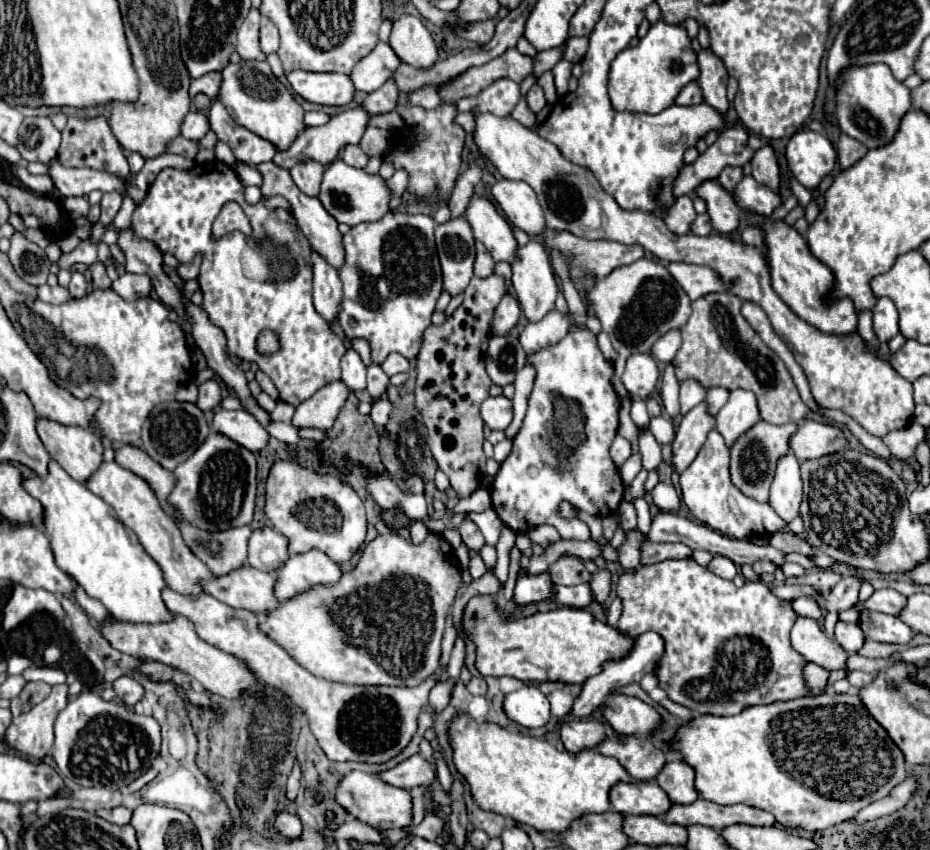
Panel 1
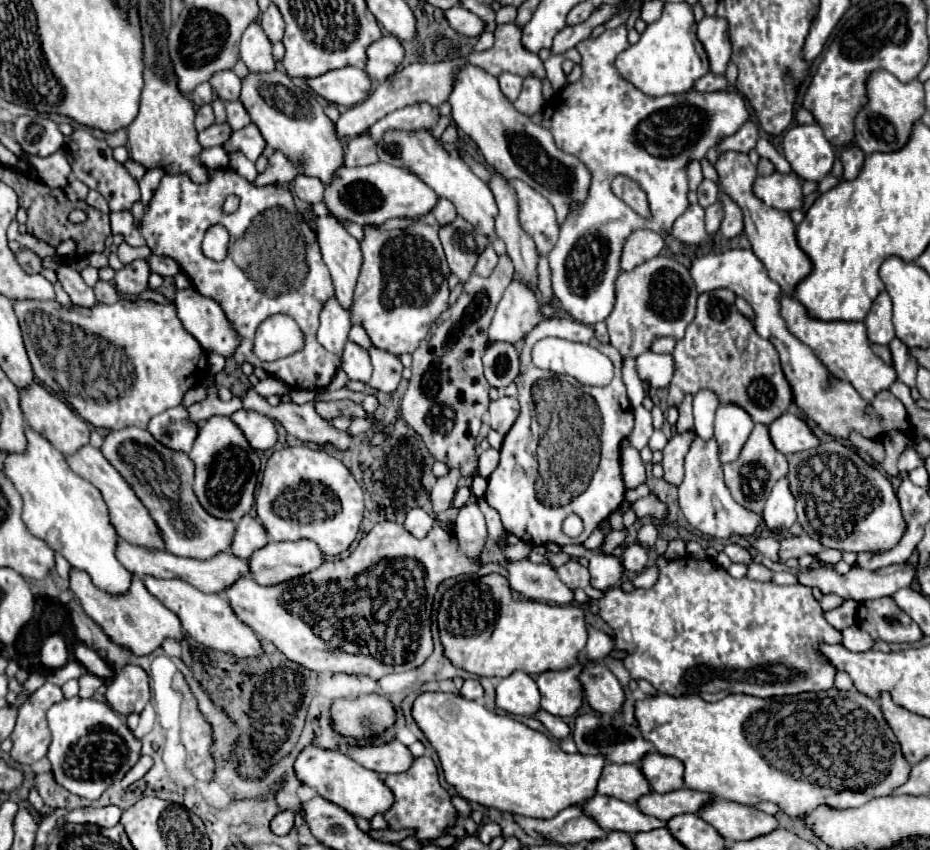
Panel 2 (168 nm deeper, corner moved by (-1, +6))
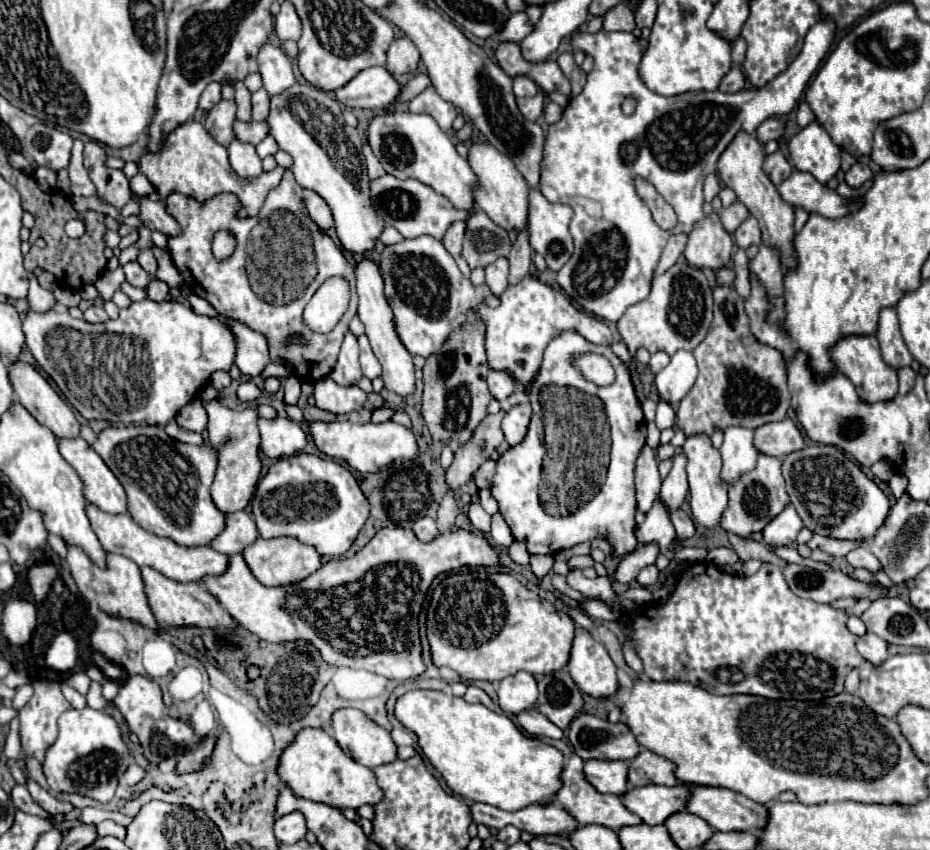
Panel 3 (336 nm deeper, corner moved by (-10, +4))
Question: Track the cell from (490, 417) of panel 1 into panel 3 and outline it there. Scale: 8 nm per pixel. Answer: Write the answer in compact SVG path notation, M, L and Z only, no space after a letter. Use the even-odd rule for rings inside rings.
M517 404L511 406L509 412L505 412L501 428L505 434L505 440L515 446L525 438L527 426L529 426L529 418L531 418L531 406L529 404Z

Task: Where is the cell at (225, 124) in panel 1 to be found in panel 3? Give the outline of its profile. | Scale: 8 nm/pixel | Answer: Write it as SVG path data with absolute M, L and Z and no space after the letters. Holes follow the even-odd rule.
M261 88L261 90L253 92L253 98L251 98L251 102L253 102L251 120L255 120L255 122L261 122L261 120L265 120L265 118L269 116L269 94L265 92L265 88Z

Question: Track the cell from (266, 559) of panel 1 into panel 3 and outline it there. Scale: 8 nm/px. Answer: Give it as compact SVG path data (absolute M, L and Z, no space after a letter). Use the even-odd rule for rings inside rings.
M233 512L233 514L227 514L227 526L213 540L211 548L227 556L241 554L257 538L259 538L259 530L255 526L255 520L247 512Z

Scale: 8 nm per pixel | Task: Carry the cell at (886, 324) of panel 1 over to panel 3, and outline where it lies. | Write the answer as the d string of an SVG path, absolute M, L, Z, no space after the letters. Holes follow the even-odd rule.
M883 308L879 314L879 328L877 328L877 340L883 352L883 358L889 366L901 368L901 366L911 366L913 356L907 350L901 330L899 330L899 320L895 308Z

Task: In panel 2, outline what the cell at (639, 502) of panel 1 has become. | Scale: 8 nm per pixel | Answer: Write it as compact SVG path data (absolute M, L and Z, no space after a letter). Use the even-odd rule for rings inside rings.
M650 524L642 526L642 530L638 532L638 542L640 542L642 548L652 548L654 542L656 542L656 538L658 538L658 532L656 532L656 528L650 526Z

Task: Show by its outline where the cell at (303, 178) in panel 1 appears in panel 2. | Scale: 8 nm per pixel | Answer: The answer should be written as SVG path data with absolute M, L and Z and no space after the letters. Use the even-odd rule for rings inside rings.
M296 176L294 178L294 192L306 204L318 204L324 198L324 184L310 176Z

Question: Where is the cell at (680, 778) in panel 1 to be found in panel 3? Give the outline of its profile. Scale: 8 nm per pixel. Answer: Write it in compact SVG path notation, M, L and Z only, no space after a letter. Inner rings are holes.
M641 750L639 756L629 762L629 782L633 786L675 786L675 764L651 750Z

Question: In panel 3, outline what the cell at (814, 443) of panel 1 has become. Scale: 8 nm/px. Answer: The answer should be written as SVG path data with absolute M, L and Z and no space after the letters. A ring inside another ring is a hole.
M785 418L781 422L759 426L755 430L755 446L763 454L783 458L795 450L805 448L805 440L793 420Z

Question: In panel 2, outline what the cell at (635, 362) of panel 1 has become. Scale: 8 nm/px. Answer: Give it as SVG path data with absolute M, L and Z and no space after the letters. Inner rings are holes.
M650 350L636 358L636 368L640 380L652 388L668 388L676 370L672 354L654 354Z

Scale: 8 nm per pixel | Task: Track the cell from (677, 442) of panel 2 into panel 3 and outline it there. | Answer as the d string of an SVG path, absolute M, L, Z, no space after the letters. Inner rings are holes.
M679 450L675 456L673 456L673 468L669 472L669 476L663 480L663 486L661 486L661 502L669 508L669 510L677 510L685 496L687 496L687 472L685 472L685 464L687 464L687 456Z

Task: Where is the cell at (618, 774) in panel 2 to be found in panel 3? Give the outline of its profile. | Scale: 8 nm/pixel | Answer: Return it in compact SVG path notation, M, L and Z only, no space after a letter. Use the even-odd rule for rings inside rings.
M587 760L585 778L603 794L623 796L627 786L627 762L621 760Z

